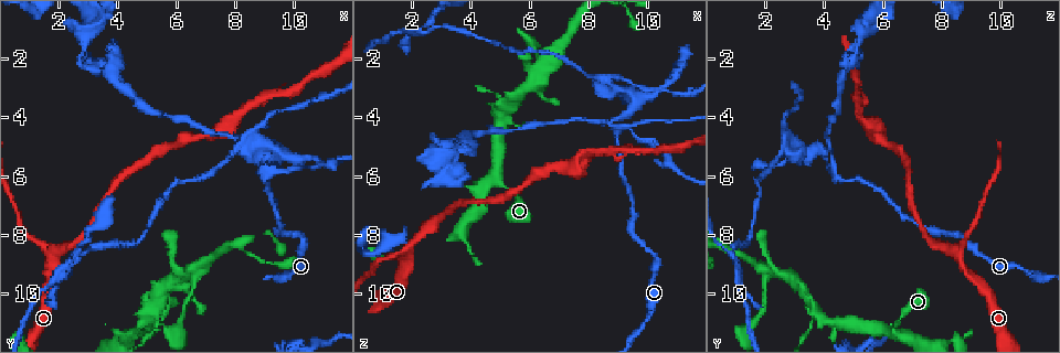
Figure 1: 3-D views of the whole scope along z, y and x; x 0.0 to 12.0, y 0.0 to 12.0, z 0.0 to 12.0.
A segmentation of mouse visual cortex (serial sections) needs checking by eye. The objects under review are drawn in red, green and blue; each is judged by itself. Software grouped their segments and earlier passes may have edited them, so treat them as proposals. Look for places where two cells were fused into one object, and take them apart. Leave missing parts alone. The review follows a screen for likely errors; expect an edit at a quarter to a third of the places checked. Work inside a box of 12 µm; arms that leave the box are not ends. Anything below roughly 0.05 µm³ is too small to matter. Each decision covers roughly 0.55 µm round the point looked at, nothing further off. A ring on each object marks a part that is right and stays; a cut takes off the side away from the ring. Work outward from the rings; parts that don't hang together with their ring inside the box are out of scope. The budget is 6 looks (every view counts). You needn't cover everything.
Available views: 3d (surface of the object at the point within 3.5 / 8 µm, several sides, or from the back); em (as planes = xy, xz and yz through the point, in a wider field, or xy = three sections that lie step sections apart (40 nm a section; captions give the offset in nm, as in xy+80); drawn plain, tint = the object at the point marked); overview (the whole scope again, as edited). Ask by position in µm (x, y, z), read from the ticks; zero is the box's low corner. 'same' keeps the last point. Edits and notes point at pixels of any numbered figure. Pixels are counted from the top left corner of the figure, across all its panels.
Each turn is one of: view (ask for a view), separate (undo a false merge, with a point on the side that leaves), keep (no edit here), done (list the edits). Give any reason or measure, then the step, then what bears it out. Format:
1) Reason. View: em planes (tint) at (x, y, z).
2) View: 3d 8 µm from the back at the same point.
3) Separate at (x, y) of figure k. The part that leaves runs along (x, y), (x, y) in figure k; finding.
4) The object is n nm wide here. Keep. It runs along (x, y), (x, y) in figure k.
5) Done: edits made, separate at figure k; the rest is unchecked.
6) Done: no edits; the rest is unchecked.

Two arms in line, one across. View: 3d 3.5 µm at (8.4, 5.0, 4.2).

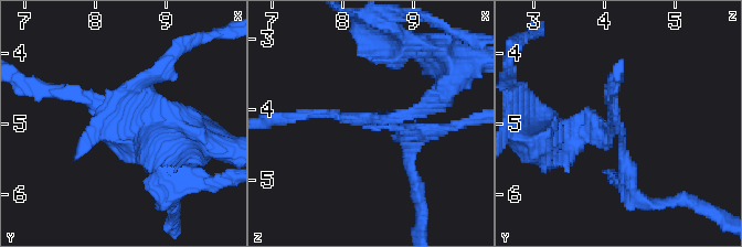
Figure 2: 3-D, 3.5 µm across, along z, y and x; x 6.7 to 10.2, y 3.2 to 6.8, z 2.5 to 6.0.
Need the tissue. View: em xy step 3 (plain) at (8.45, 5.10, 4.20).

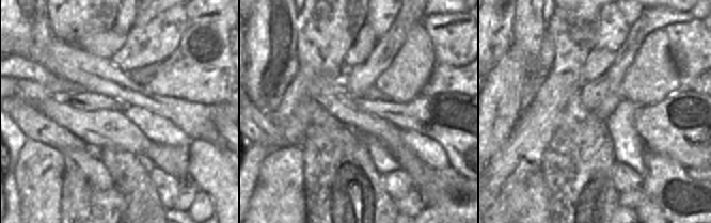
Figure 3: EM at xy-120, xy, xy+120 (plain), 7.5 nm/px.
View: em xy step 3 (tint) at the same point.

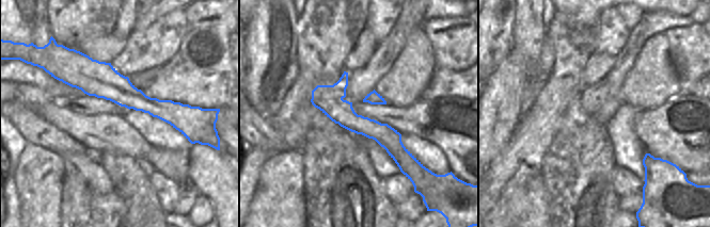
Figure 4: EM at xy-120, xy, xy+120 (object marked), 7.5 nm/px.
Separate at (50, 93) of figure 2. A border runs along (332, 85), (342, 98) in figure 4; two cells meet here.

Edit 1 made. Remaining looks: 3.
Three arms meet. View: 3d 8 µm at (5.1, 10.6, 3.8).

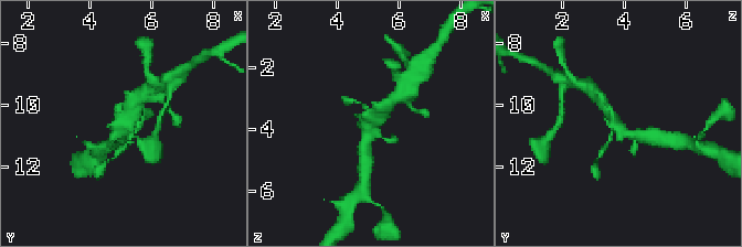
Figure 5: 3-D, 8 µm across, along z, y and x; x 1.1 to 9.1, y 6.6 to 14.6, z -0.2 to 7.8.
View: 3d 3.5 µm at (5.2, 10.7, 3.7).

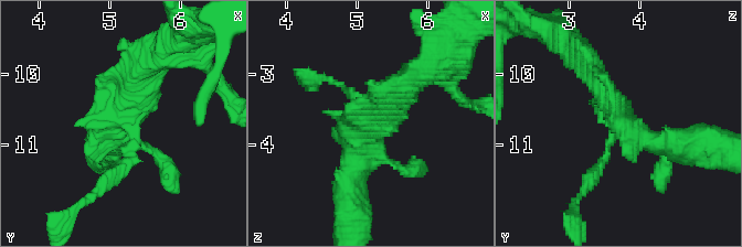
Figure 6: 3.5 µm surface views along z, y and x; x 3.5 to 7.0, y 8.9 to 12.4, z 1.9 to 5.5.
Keep. It runs along (680, 146), (635, 136), (584, 61) in figure 6; all the same cell.

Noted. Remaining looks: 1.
Done: edits made, separate at figure 2; the rest is unchecked.

